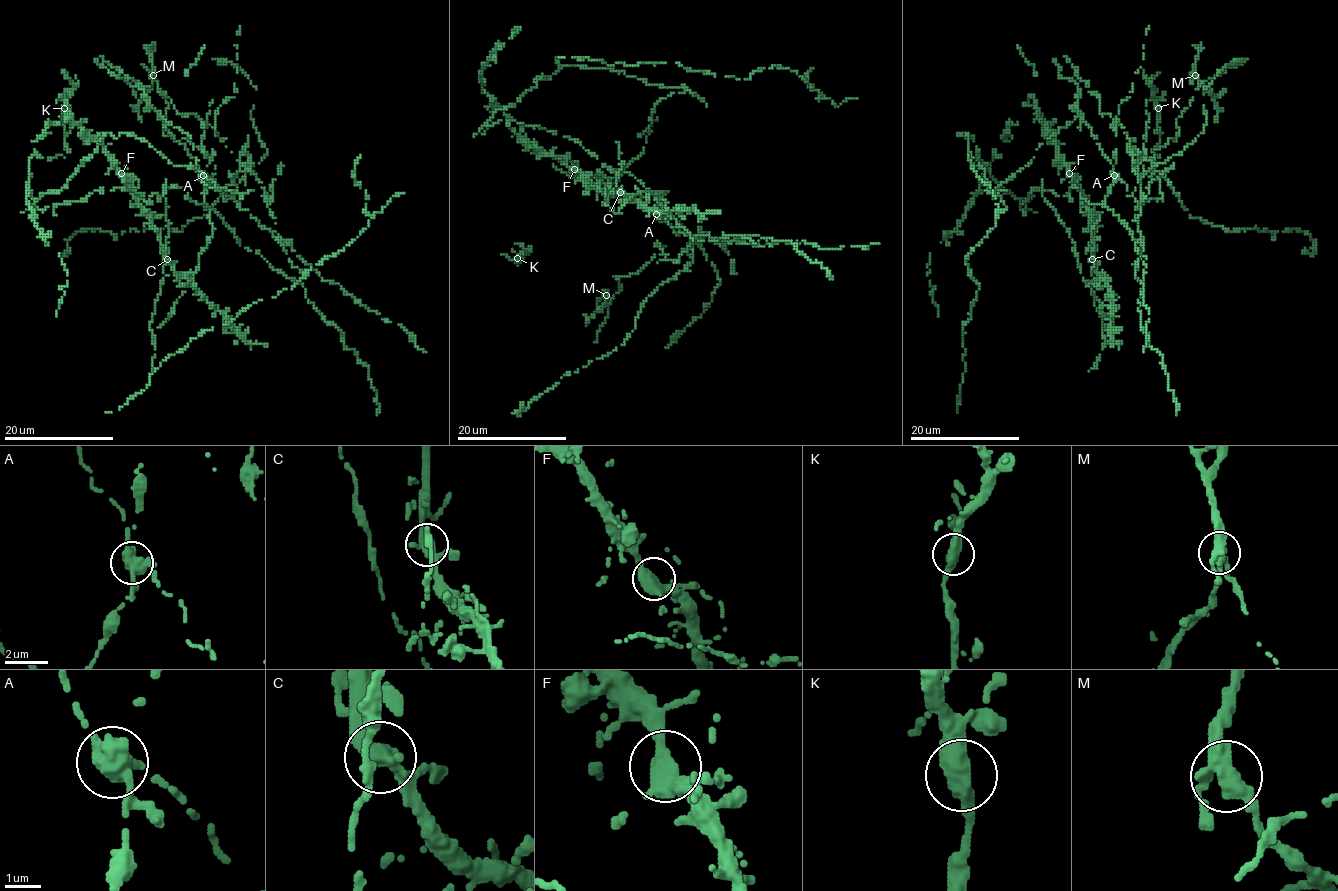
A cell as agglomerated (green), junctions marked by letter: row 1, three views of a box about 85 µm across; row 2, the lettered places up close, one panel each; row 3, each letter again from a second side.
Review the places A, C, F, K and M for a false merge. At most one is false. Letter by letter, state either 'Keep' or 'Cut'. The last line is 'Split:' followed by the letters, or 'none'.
A: Cut
C: Keep
F: Keep
K: Keep
M: Keep
Split: A

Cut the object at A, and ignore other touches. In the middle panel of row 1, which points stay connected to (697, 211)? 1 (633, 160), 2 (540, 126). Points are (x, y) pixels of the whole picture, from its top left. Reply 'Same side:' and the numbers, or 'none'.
Same side: none

